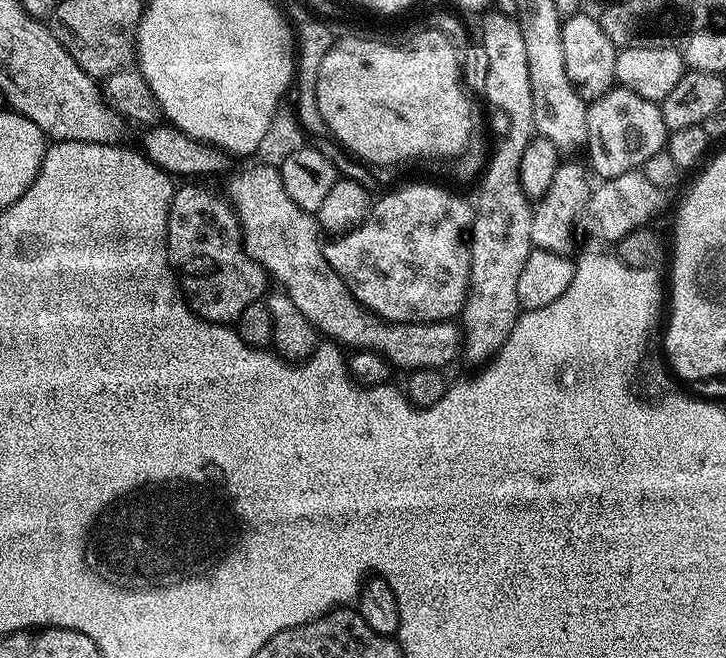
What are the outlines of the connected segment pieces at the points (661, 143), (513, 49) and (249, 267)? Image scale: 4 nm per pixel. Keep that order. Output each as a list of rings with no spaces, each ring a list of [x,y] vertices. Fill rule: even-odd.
[[[619,86],[612,87],[605,96],[588,104],[586,130],[586,153],[600,180],[643,169],[646,158],[665,151],[670,135],[666,122],[662,122],[657,101],[638,98],[638,94]]]
[[[489,10],[483,13],[480,24],[480,44],[484,47],[484,96],[489,100],[492,108],[497,108],[506,113],[510,118],[510,130],[499,141],[500,145],[493,150],[492,154],[487,157],[486,167],[483,169],[482,175],[478,180],[480,189],[476,192],[476,204],[474,200],[474,211],[472,214],[472,223],[470,225],[470,251],[472,261],[470,262],[470,278],[468,279],[468,296],[464,300],[464,310],[460,313],[458,320],[462,325],[462,356],[468,359],[475,366],[483,365],[496,355],[500,347],[506,342],[506,338],[510,338],[510,330],[514,330],[516,320],[520,317],[521,306],[518,302],[518,274],[522,274],[522,266],[526,266],[526,258],[531,254],[532,239],[530,238],[530,218],[532,217],[533,205],[530,203],[530,197],[522,190],[522,182],[520,181],[520,163],[522,162],[522,154],[526,154],[526,146],[534,139],[534,98],[530,98],[530,68],[526,66],[526,46],[522,43],[522,30],[520,23],[516,21],[515,16],[507,16],[497,11]]]
[[[200,182],[181,184],[172,193],[168,211],[168,261],[179,277],[184,299],[197,316],[211,324],[235,325],[238,314],[265,295],[264,267],[246,254],[240,222],[227,199],[215,196]]]

